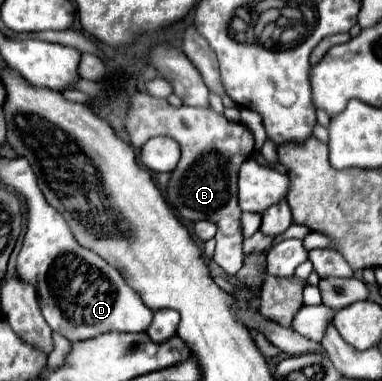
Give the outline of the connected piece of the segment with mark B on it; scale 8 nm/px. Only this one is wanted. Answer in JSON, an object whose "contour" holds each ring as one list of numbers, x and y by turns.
{"contour":[[136,93,128,111,126,129,132,143,146,143,156,135,172,137,180,143,182,157,178,167,172,171,172,179,166,189,168,203,178,211,182,219,208,219,218,225,214,261,228,273,236,275,244,263,242,251,242,225,238,207,238,169,254,153,252,131,240,123,228,121,212,109,198,107,172,107,166,99]]}

